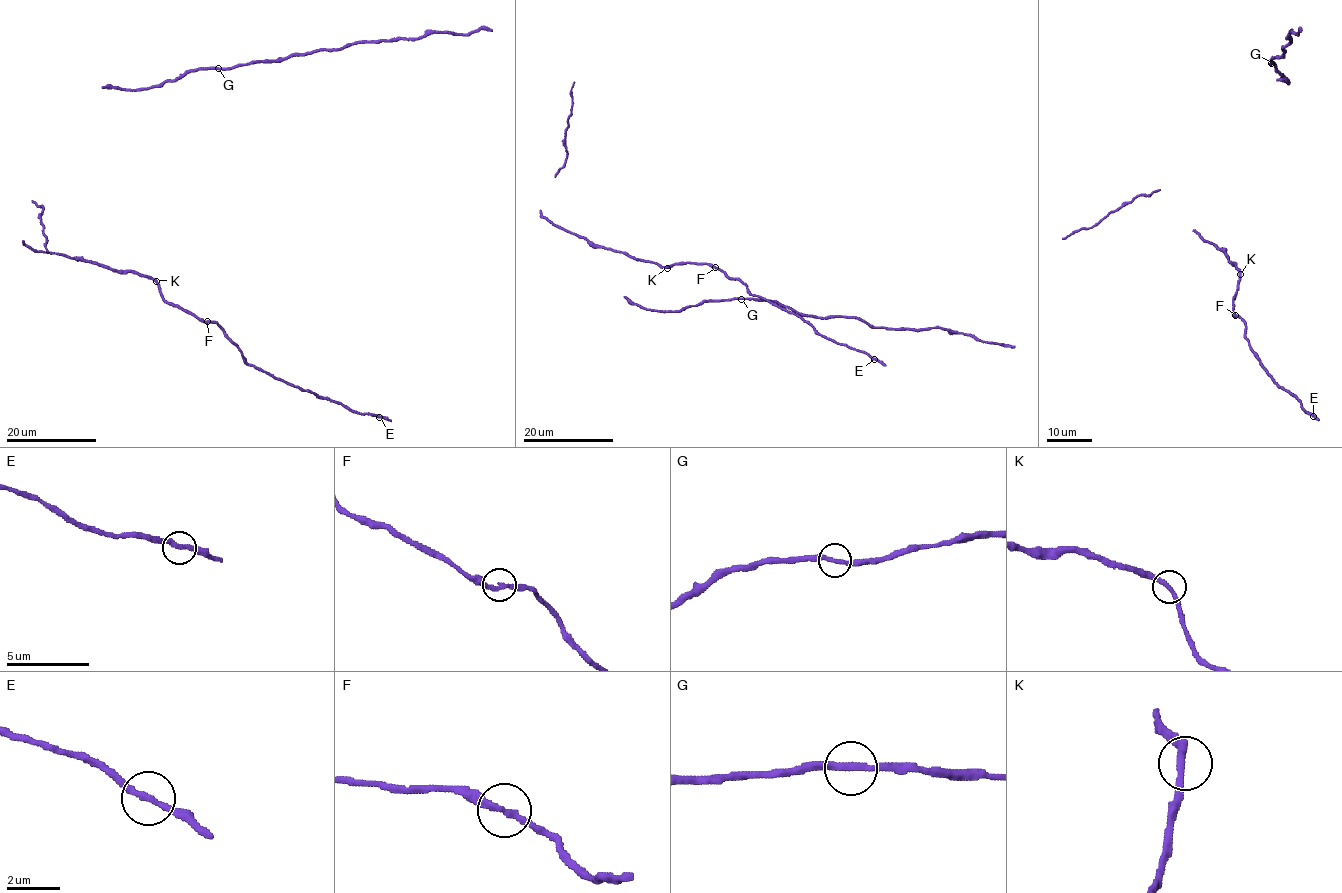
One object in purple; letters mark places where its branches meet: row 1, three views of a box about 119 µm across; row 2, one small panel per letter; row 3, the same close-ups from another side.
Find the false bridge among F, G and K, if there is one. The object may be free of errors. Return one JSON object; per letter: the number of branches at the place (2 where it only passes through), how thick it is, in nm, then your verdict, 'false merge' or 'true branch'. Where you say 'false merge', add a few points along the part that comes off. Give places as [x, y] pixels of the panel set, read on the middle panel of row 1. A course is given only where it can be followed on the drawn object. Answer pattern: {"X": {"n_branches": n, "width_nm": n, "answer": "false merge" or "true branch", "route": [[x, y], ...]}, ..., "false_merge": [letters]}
{"F": {"n_branches": 2, "width_nm": 260, "answer": "true branch"}, "G": {"n_branches": 2, "width_nm": 260, "answer": "true branch"}, "K": {"n_branches": 2, "width_nm": 260, "answer": "true branch"}, "false_merge": []}

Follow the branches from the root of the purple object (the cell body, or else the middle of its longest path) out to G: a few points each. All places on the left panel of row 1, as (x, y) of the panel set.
G: (102, 87), (151, 88), (175, 81), (190, 71), (218, 68)

